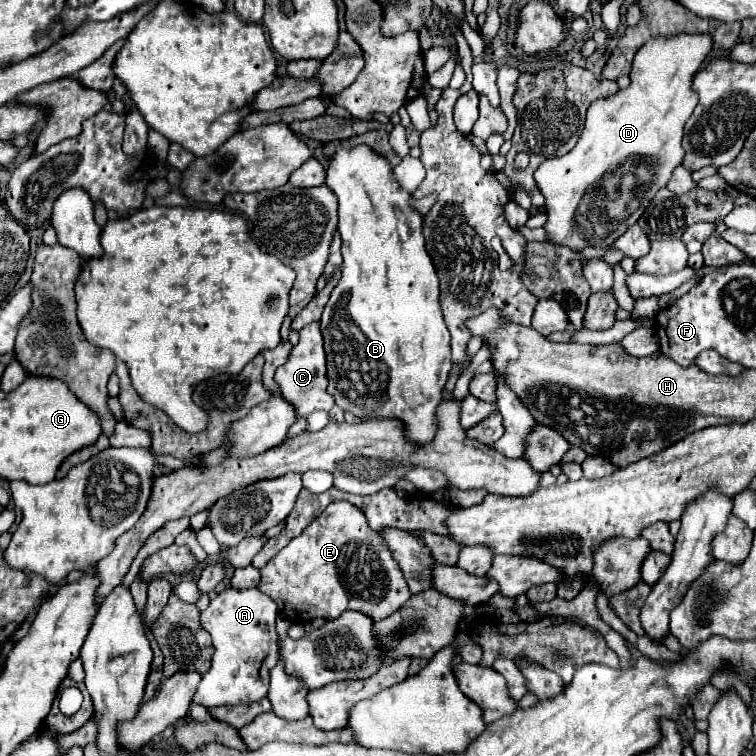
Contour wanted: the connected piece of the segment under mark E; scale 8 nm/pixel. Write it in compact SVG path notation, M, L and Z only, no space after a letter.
M350 502L328 504L328 508L300 536L290 540L290 544L284 546L260 570L260 574L262 578L258 588L278 604L278 612L292 620L304 622L314 618L336 620L346 610L362 612L378 622L402 608L402 604L412 596L398 562L394 562L394 556L390 556L390 548L386 548L382 536L366 524L366 516L362 516L360 508L354 508Z

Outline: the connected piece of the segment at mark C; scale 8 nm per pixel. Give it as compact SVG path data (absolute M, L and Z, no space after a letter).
M312 322L300 330L300 342L292 348L286 364L276 370L274 380L280 386L280 394L284 396L284 400L290 400L290 404L294 404L298 418L300 416L306 418L310 412L316 412L316 410L328 412L334 406L334 396L326 392L326 384L328 384L326 354L324 354L324 342L322 342L318 322Z

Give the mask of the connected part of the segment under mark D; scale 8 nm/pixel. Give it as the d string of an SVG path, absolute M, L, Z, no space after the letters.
M670 36L648 40L634 56L630 86L618 90L614 96L594 100L590 104L586 124L576 146L560 158L542 162L534 174L538 188L546 198L548 222L544 224L544 230L548 232L550 242L566 244L572 250L582 250L584 246L610 246L640 218L642 212L630 214L622 220L622 224L588 220L588 212L580 212L580 200L602 174L616 170L616 166L628 158L646 158L654 164L656 180L652 184L652 192L668 184L674 168L684 160L684 124L698 102L698 94L692 90L692 76L698 72L708 54L710 36Z

